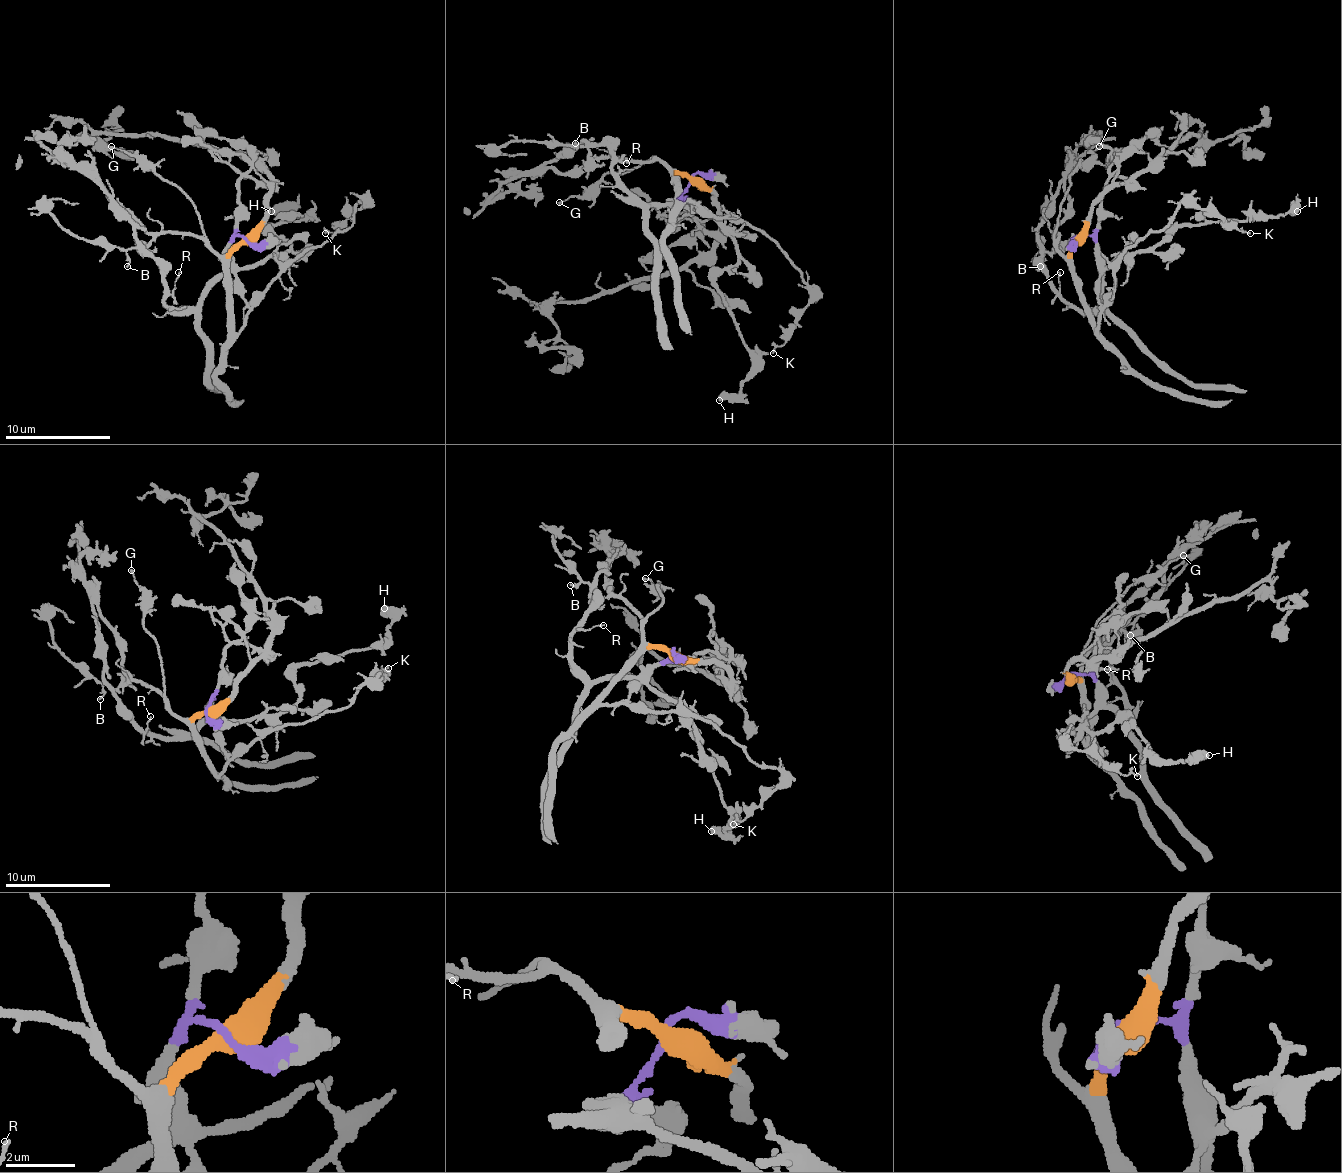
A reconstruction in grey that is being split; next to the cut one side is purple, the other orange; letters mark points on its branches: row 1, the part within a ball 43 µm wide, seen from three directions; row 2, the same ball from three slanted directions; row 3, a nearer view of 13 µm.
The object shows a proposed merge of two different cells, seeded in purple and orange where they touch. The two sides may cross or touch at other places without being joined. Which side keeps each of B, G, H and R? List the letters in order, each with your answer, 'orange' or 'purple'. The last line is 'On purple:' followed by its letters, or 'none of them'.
B: purple
G: orange
H: purple
R: purple
On purple: B, H, R

